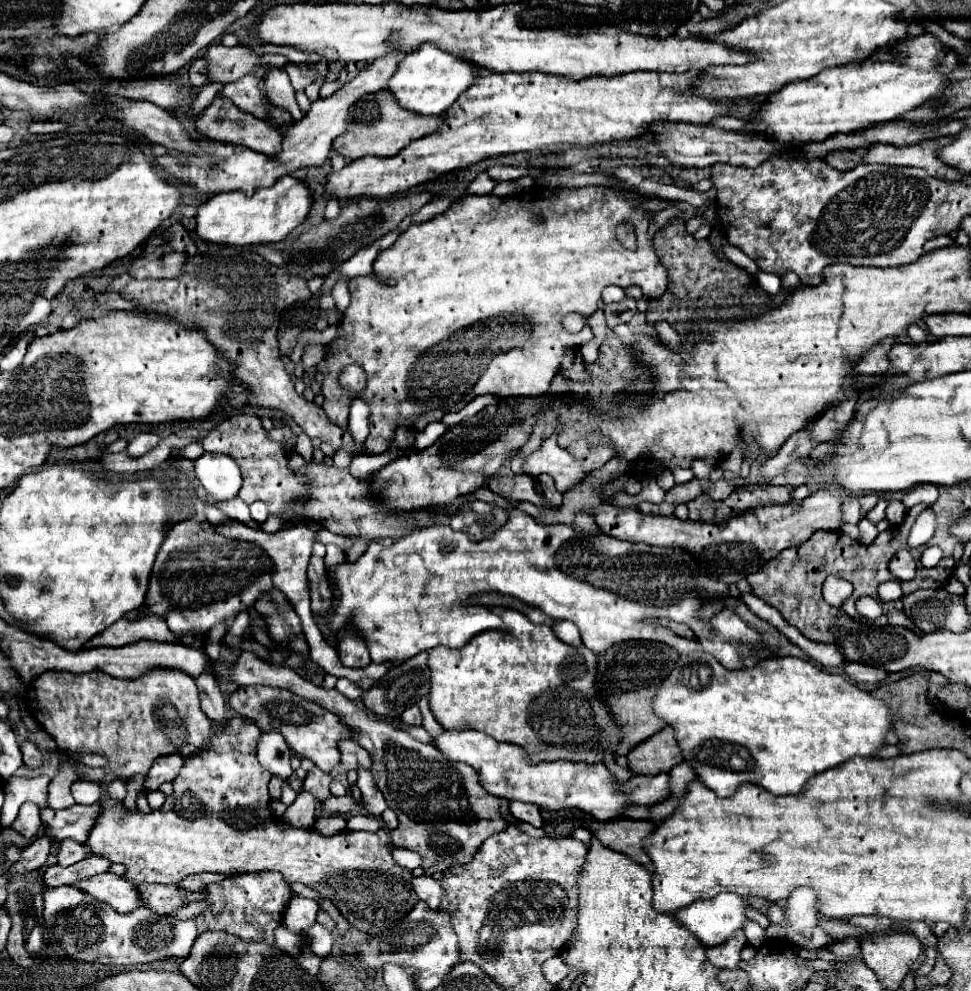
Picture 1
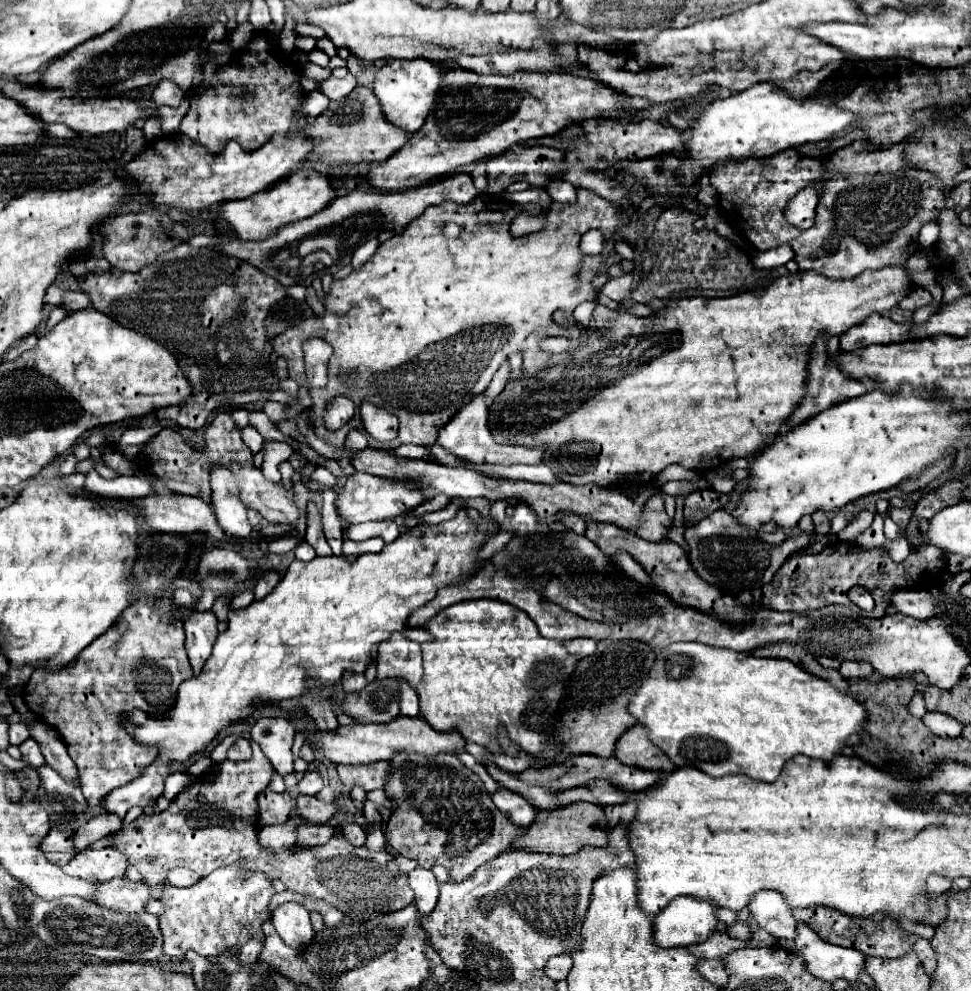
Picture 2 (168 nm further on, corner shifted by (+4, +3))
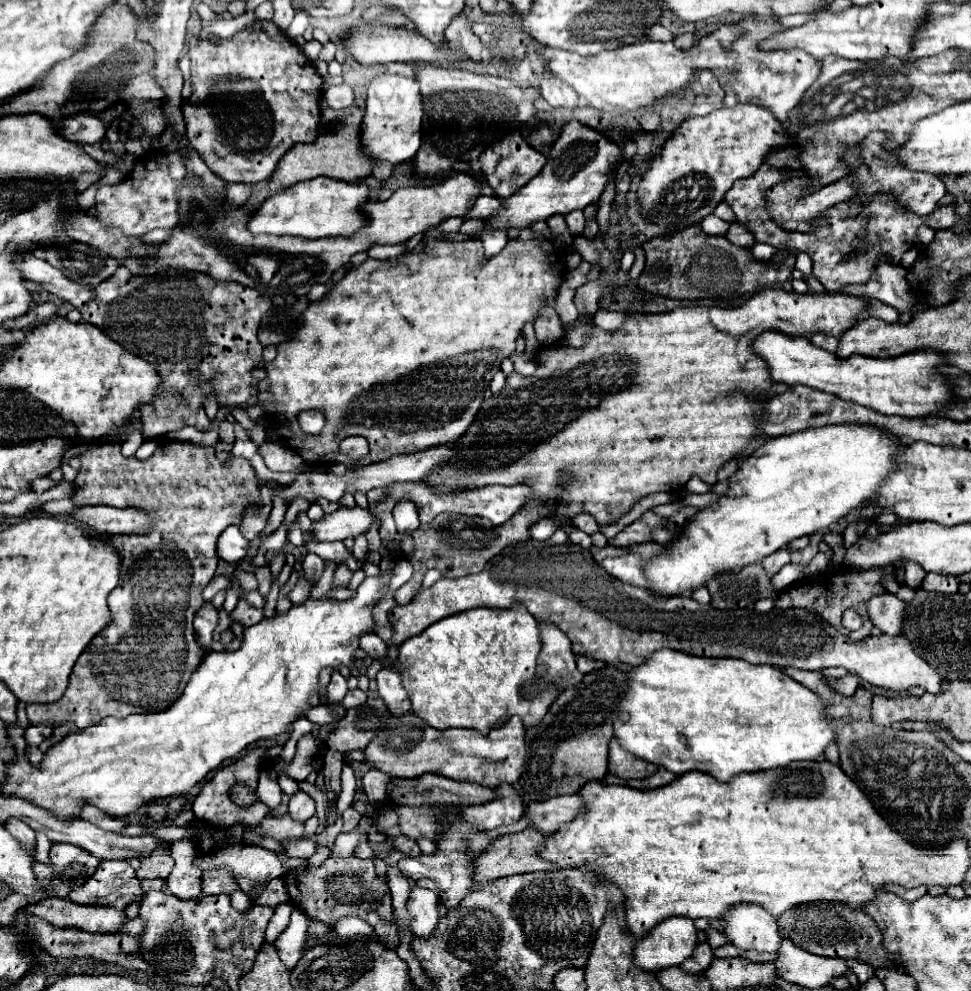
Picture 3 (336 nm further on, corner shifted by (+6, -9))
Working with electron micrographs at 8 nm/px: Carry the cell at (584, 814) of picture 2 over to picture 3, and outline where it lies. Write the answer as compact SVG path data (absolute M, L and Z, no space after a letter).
M526 828L522 832L496 838L494 844L488 844L488 852L484 852L480 860L476 860L474 882L486 884L502 876L554 870L550 862L544 862L536 854L536 848L546 838L546 834L540 834L534 828Z

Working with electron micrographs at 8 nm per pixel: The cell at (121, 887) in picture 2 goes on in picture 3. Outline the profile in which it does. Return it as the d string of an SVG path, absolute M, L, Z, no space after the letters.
M46 898L32 904L32 914L56 924L56 928L82 928L84 932L114 932L126 914L116 908L104 906L78 906L74 902L60 898Z

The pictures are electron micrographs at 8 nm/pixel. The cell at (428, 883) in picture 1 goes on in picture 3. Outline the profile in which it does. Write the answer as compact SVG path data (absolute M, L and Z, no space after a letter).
M412 888L406 902L410 932L416 938L428 938L438 924L438 896L426 888Z

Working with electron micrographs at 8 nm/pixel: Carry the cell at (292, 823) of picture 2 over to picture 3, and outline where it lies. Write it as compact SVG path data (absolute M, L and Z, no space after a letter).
M226 846L214 856L200 856L194 860L202 872L224 866L240 884L244 892L252 892L262 884L286 874L286 868L278 860L278 852L260 846Z

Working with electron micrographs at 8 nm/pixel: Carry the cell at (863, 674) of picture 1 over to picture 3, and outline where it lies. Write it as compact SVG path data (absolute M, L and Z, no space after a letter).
M848 674L844 678L826 678L830 688L834 688L842 696L852 696L860 684L860 678L856 674Z

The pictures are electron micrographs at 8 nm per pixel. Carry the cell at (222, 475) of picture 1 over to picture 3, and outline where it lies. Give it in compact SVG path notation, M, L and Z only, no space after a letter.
M228 526L220 538L218 538L218 544L216 544L216 552L218 556L224 560L224 562L240 562L246 558L246 552L248 552L248 540L240 534L238 526Z

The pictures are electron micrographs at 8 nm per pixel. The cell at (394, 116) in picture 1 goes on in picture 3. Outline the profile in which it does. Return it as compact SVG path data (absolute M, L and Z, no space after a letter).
M350 106L350 108L344 108L344 110L324 108L322 118L324 118L324 122L332 122L332 124L324 126L324 130L320 132L316 142L312 142L312 144L294 144L280 158L280 164L278 164L276 172L268 178L268 188L272 188L272 192L284 190L292 184L316 178L316 172L330 172L330 178L344 180L344 182L356 182L356 180L362 180L362 178L370 176L374 160L368 154L364 154L362 148L360 148L360 122L362 122L362 116L364 116L362 110L356 108L356 106Z

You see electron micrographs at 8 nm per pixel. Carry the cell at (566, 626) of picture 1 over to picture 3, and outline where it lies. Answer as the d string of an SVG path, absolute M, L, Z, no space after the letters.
M576 656L576 664L578 664L578 670L588 674L588 672L594 672L594 670L600 670L600 668L606 668L608 664L606 662L600 662L600 660L592 660L588 656Z

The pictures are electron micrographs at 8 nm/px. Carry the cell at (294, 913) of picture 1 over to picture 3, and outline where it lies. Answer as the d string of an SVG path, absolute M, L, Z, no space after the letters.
M298 908L292 910L292 920L290 926L282 932L282 936L276 940L276 948L278 948L278 956L280 960L286 964L288 970L292 970L296 966L296 962L302 958L304 952L304 942L306 942L306 914L300 912Z

